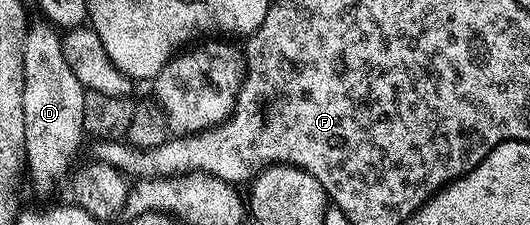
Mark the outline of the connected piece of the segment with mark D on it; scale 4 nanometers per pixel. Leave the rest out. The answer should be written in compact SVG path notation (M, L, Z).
M32 24L28 28L23 47L23 66L26 172L30 184L32 181L36 191L47 197L70 171L83 145L83 116L88 116L89 102L83 85L77 83L77 75L73 75L73 71L69 71L69 63L65 63L63 39L54 24Z

